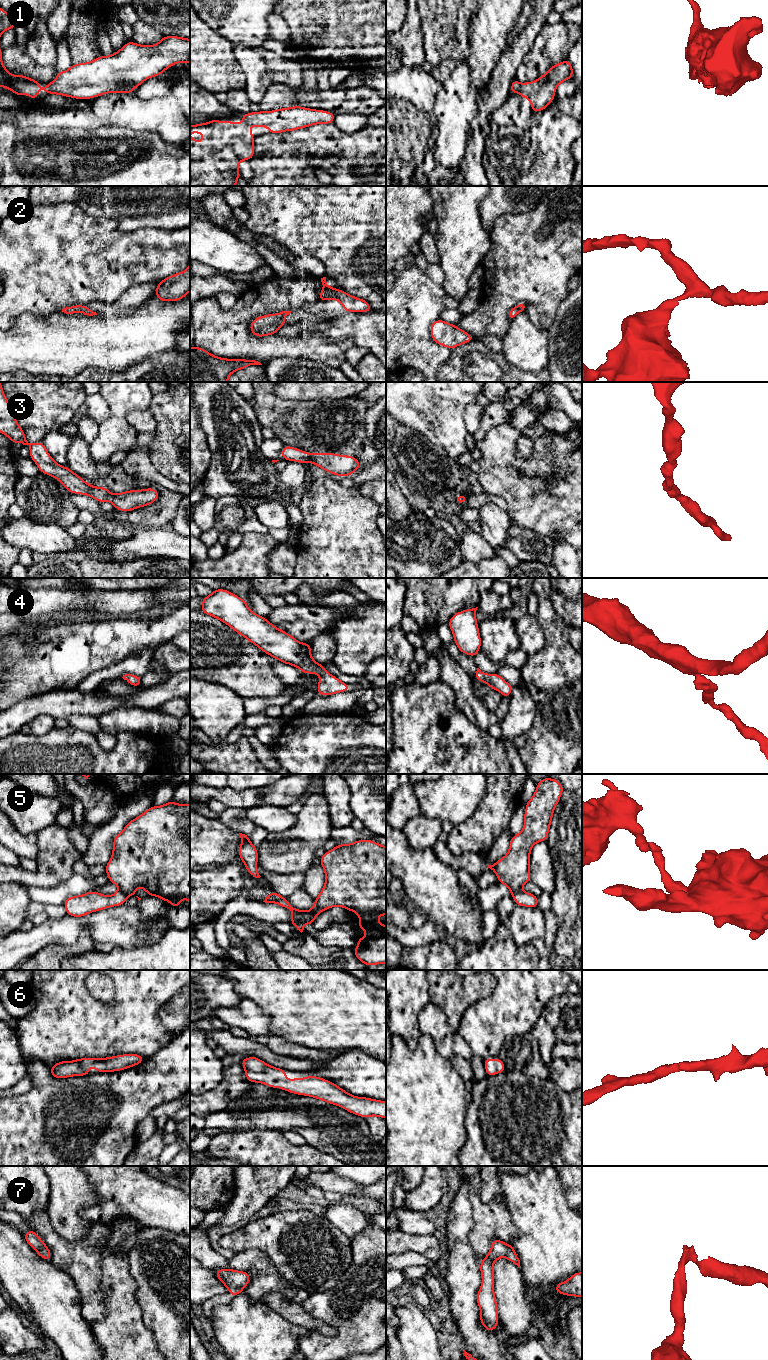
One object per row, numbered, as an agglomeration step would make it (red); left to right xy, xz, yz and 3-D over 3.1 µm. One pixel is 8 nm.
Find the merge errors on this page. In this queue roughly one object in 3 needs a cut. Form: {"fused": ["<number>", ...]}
{"fused": ["5"]}

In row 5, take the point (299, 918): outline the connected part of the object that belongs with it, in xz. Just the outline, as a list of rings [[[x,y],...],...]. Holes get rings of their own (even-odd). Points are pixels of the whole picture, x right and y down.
[[[273,890],[270,892],[270,894],[265,898],[263,902],[279,904],[283,908],[291,910],[292,917],[290,919],[290,923],[293,924],[295,928],[299,930],[301,933],[304,930],[305,924],[313,925],[315,917],[319,915],[321,912],[323,912],[323,910],[317,906],[316,901],[312,905],[312,909],[310,911],[302,911],[296,909],[287,901],[287,898],[280,896],[277,892]]]

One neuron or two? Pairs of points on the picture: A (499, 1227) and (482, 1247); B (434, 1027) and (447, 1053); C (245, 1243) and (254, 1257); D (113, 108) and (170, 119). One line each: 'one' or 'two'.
A: one
B: one
C: two
D: one

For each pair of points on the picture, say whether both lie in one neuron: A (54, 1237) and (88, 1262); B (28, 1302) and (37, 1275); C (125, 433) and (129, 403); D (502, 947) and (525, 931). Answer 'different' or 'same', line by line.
A: same
B: same
C: same
D: different

